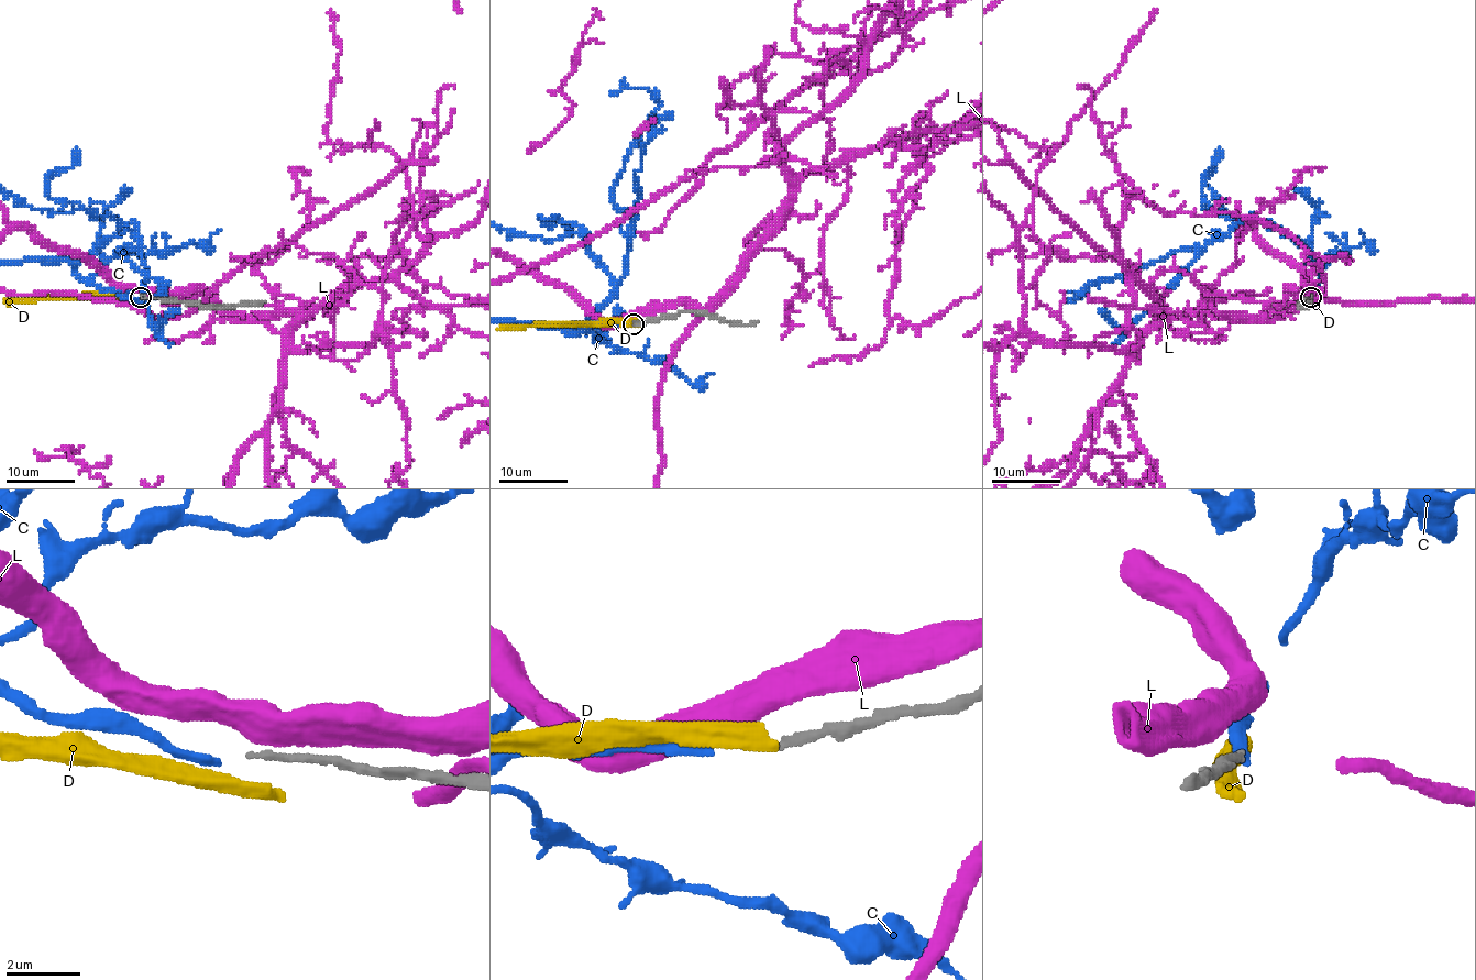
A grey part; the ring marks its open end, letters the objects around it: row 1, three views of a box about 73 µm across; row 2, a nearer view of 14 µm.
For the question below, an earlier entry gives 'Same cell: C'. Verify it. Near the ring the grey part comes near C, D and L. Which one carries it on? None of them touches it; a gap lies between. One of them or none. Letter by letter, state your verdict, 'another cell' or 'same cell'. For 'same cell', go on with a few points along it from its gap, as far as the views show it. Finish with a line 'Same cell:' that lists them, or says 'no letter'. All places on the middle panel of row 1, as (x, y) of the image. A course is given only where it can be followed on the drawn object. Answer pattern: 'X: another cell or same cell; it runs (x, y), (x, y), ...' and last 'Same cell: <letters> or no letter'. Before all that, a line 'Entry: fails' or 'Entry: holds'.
Entry: fails
C: another cell
D: another cell
L: another cell
Same cell: no letter

